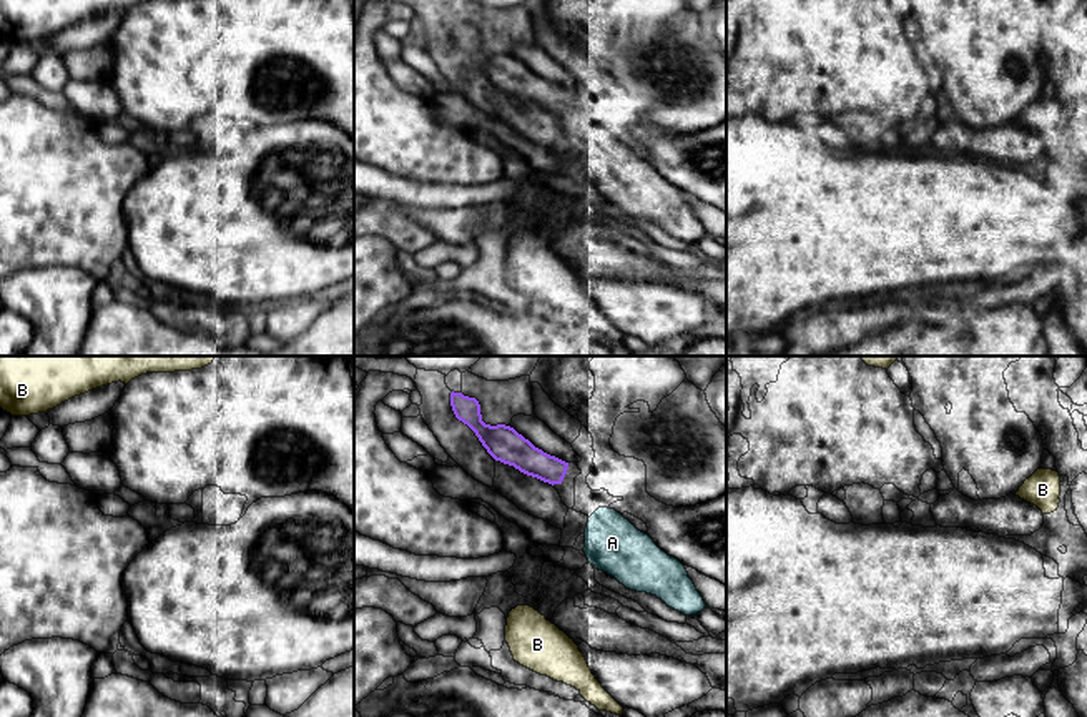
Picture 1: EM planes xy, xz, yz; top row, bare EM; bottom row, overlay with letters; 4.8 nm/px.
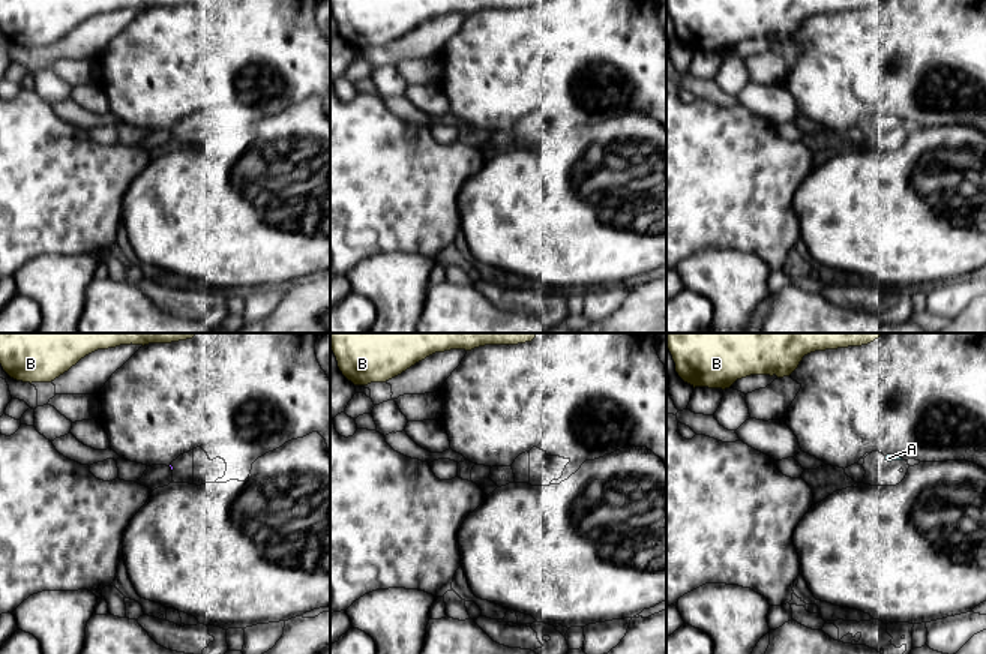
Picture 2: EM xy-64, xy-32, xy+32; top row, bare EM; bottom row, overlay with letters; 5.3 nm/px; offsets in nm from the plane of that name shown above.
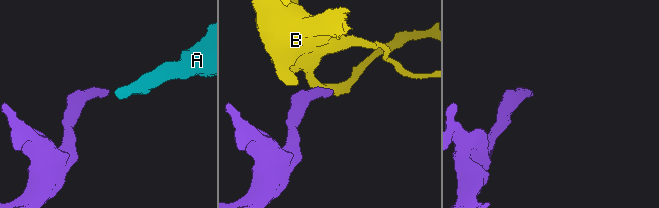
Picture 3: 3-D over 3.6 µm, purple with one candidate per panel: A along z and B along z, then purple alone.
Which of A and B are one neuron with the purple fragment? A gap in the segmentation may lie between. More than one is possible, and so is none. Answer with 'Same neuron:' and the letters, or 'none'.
Same neuron: A

